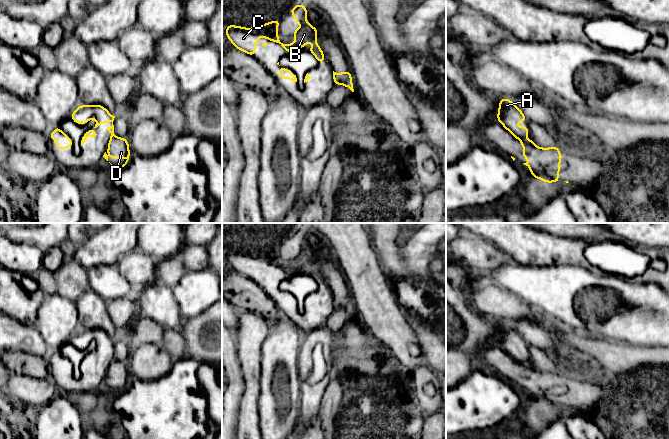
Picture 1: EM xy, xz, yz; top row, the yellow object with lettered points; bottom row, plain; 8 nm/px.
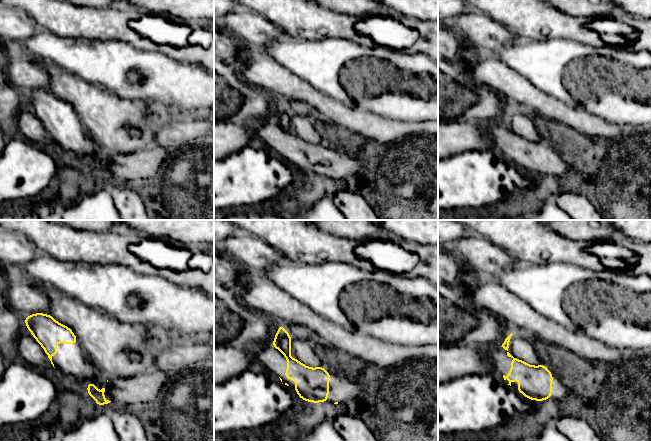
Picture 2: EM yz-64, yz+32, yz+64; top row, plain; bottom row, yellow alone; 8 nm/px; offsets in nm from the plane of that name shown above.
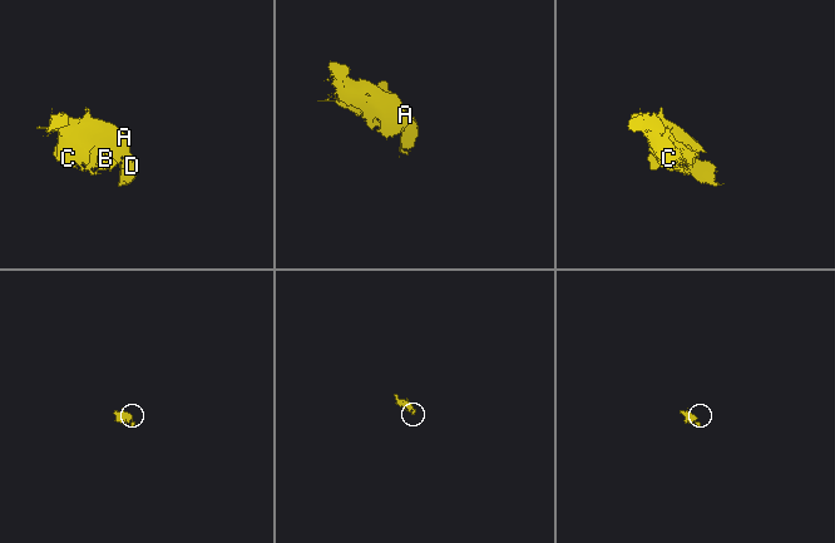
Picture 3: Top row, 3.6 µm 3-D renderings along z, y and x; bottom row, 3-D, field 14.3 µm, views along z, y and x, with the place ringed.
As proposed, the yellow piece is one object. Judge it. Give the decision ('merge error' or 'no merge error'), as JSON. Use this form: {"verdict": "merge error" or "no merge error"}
{"verdict": "merge error"}

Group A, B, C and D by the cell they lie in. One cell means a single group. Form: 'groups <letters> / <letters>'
groups A B C / D

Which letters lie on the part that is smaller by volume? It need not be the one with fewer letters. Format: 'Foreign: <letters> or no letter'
Foreign: D

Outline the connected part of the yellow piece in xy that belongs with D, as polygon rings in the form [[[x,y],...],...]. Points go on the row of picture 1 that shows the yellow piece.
[[[116,136],[110,138],[106,152],[103,155],[107,161],[109,157],[114,159],[127,159],[122,166],[117,166],[116,169],[124,167],[127,164],[130,156],[131,153],[129,151],[129,143],[127,138],[120,138]]]

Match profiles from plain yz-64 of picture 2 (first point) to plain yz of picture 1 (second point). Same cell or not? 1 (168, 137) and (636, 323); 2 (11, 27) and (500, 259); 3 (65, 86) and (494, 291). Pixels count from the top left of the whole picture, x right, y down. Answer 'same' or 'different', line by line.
1: different
2: same
3: different

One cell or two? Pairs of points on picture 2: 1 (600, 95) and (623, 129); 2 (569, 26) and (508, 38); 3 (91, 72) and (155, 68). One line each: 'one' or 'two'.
1: two
2: two
3: one

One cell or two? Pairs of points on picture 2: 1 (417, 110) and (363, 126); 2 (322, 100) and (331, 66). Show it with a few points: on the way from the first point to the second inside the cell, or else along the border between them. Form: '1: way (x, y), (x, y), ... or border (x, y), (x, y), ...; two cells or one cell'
1: border (367, 109), (388, 118), (400, 119), (403, 122); two cells
2: border (304, 81), (327, 96); two cells

